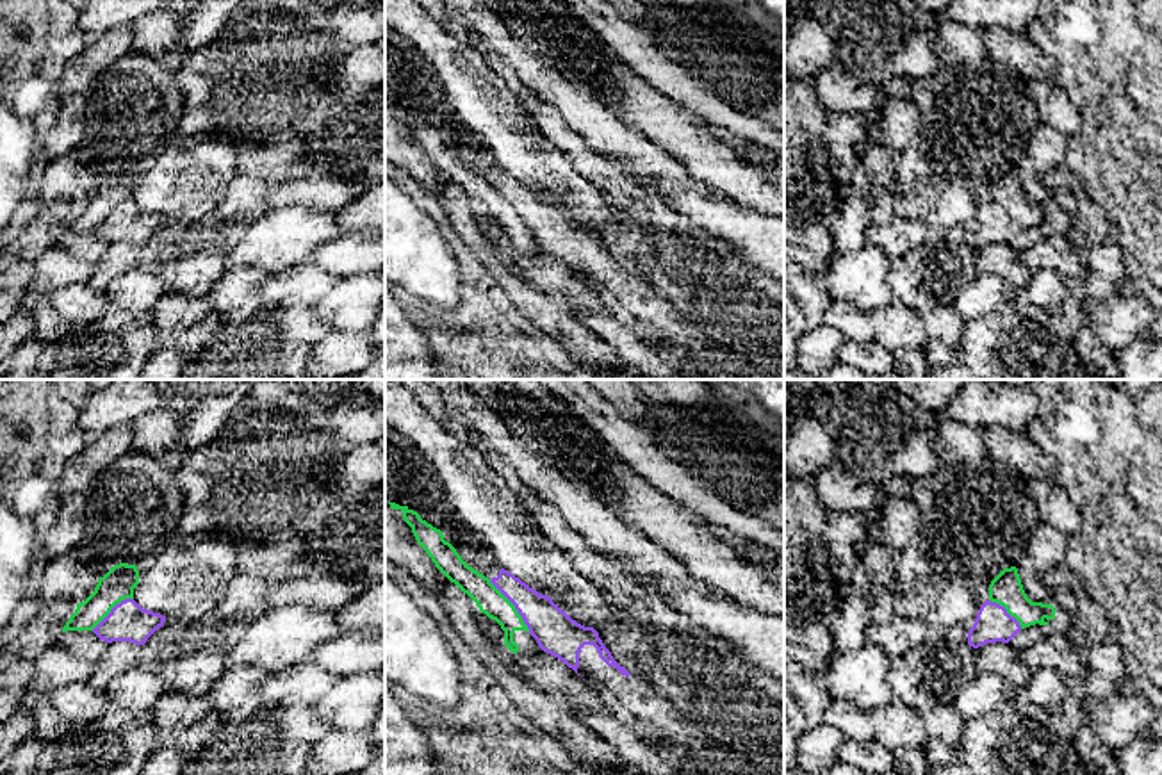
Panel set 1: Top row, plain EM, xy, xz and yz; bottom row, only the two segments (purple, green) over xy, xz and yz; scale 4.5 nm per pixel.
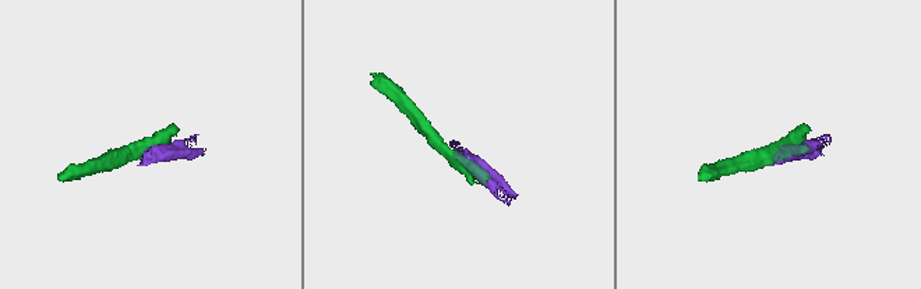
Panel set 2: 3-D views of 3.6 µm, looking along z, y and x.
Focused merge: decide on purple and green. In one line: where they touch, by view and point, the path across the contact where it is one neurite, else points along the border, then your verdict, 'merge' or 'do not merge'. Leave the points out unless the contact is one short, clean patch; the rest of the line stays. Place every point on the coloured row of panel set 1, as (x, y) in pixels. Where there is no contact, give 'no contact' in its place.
contact xz (514, 604); do not merge

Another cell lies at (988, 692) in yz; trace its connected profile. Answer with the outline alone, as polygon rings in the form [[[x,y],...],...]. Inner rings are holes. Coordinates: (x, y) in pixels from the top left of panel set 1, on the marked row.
[[[980,673],[950,702],[966,720],[978,718],[998,707],[1009,706],[1016,686],[996,675]]]

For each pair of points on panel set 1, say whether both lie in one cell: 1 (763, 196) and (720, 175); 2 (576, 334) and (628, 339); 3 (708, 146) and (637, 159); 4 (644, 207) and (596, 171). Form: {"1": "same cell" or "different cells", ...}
{"1": "same cell", "2": "different cells", "3": "different cells", "4": "same cell"}

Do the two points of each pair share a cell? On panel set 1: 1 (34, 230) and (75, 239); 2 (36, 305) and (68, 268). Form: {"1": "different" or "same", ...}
{"1": "different", "2": "different"}

